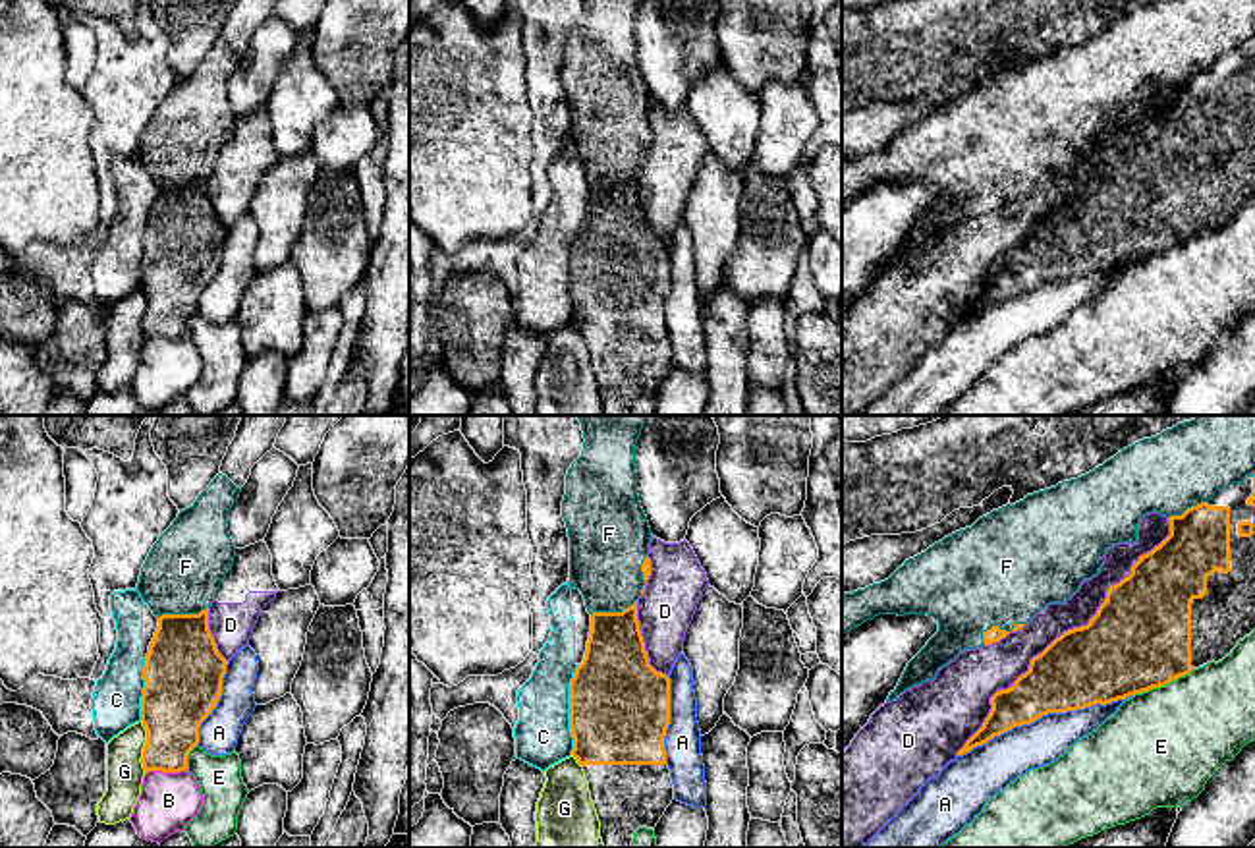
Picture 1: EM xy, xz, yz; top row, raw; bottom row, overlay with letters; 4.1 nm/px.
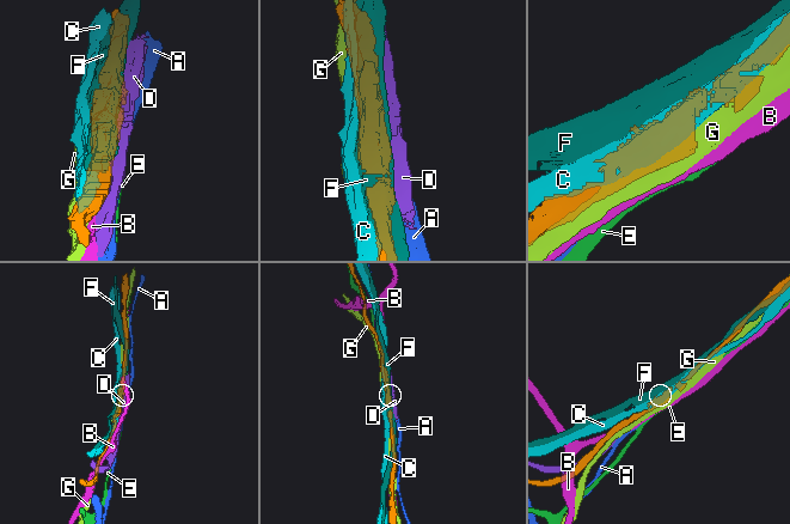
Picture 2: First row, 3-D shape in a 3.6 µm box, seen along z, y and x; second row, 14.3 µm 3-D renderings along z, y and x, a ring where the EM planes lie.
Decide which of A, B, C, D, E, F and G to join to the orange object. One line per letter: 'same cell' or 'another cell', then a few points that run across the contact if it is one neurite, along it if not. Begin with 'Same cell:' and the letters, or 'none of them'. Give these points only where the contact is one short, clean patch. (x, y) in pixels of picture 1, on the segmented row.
Same cell: none of them
A: another cell
B: another cell
C: another cell
D: another cell
E: another cell
F: another cell
G: another cell

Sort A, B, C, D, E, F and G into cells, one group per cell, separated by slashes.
A / B / C / D / E / F / G

